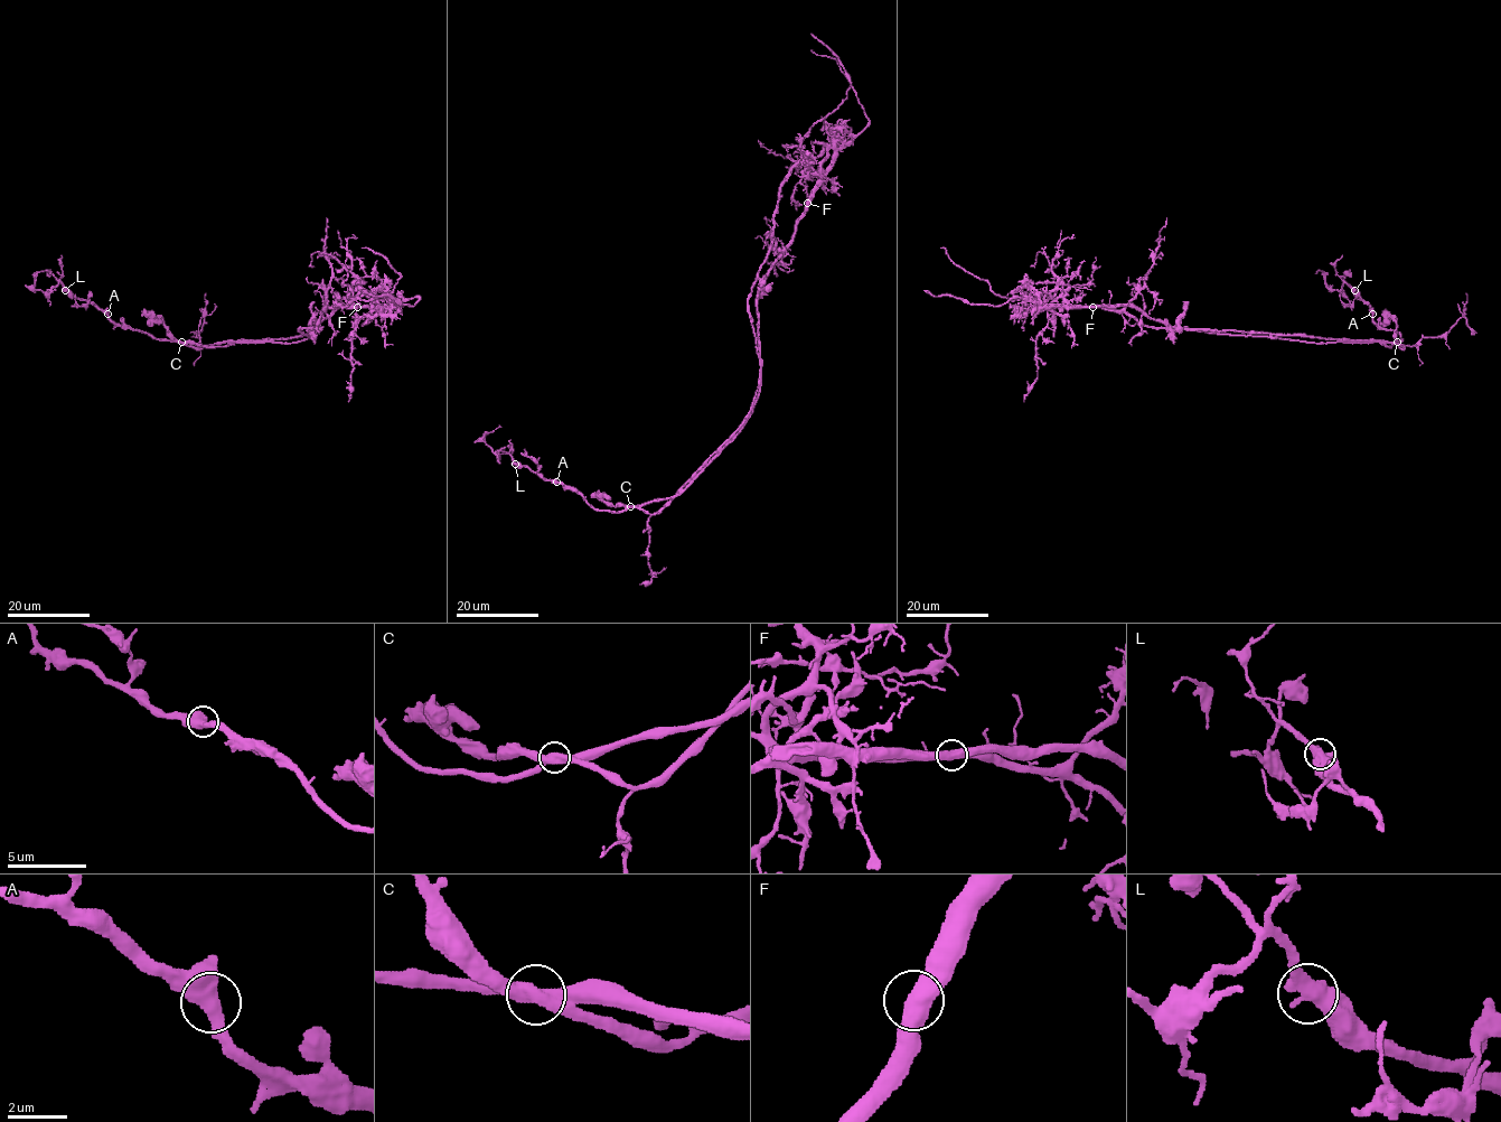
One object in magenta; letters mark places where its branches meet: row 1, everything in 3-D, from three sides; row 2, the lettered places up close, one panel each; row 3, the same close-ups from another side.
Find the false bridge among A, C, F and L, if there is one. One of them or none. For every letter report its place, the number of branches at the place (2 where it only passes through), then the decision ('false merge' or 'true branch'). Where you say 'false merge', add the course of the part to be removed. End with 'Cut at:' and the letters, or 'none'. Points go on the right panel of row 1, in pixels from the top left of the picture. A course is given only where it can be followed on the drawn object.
A: at (1372, 314); 2 branches meet; true branch
C: at (1397, 342); 2 branches meet; false merge; foreign part runs (1397, 342), (1404, 348), (1387, 342), (1317, 343), (1157, 328), (1101, 308), (1013, 300), (955, 264), (940, 248)
F: at (1093, 307); 2 branches meet; true branch
L: at (1354, 290); 2 branches meet; true branch
Cut at: C

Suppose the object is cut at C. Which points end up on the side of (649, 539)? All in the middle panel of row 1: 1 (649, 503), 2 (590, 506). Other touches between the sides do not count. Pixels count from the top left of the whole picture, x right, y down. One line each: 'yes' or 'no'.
1: no
2: yes

